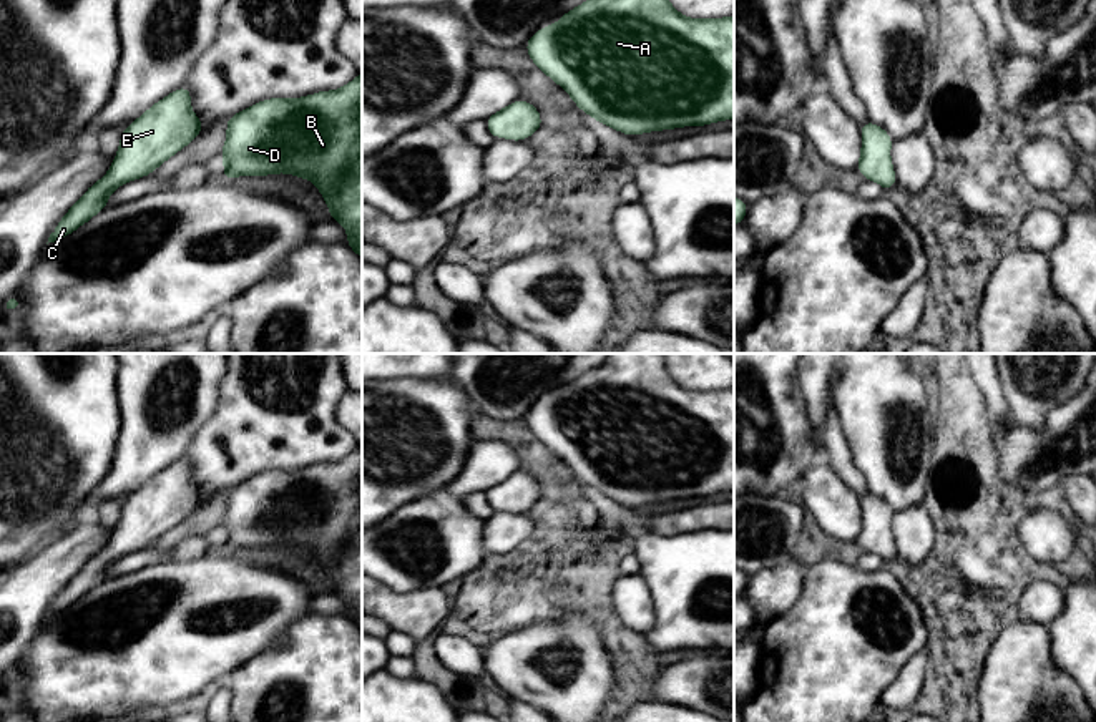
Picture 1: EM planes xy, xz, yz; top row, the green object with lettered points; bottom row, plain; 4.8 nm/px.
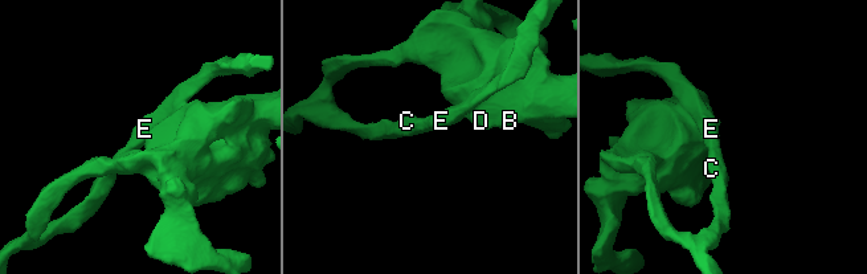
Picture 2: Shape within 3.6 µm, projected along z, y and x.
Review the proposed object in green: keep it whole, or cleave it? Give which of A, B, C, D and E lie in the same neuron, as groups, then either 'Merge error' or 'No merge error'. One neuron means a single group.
Groups: A B C D E. No merge error

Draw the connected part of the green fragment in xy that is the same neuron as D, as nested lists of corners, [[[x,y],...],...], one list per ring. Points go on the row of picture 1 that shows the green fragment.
[[[362,73],[344,88],[302,98],[269,98],[226,120],[223,179],[287,173],[312,181],[330,219],[347,229],[347,246],[362,259]]]

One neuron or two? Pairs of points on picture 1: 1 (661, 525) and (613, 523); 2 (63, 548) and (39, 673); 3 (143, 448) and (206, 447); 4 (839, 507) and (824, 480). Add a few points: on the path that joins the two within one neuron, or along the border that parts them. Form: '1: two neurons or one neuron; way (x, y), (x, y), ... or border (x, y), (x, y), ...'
1: two neurons; border (646, 515), (645, 525), (650, 531)
2: two neurons; border (45, 614), (40, 631), (27, 649)
3: two neurons; border (210, 414), (210, 419), (196, 434), (185, 455)
4: one neuron; way (832, 500), (824, 492), (824, 487)

